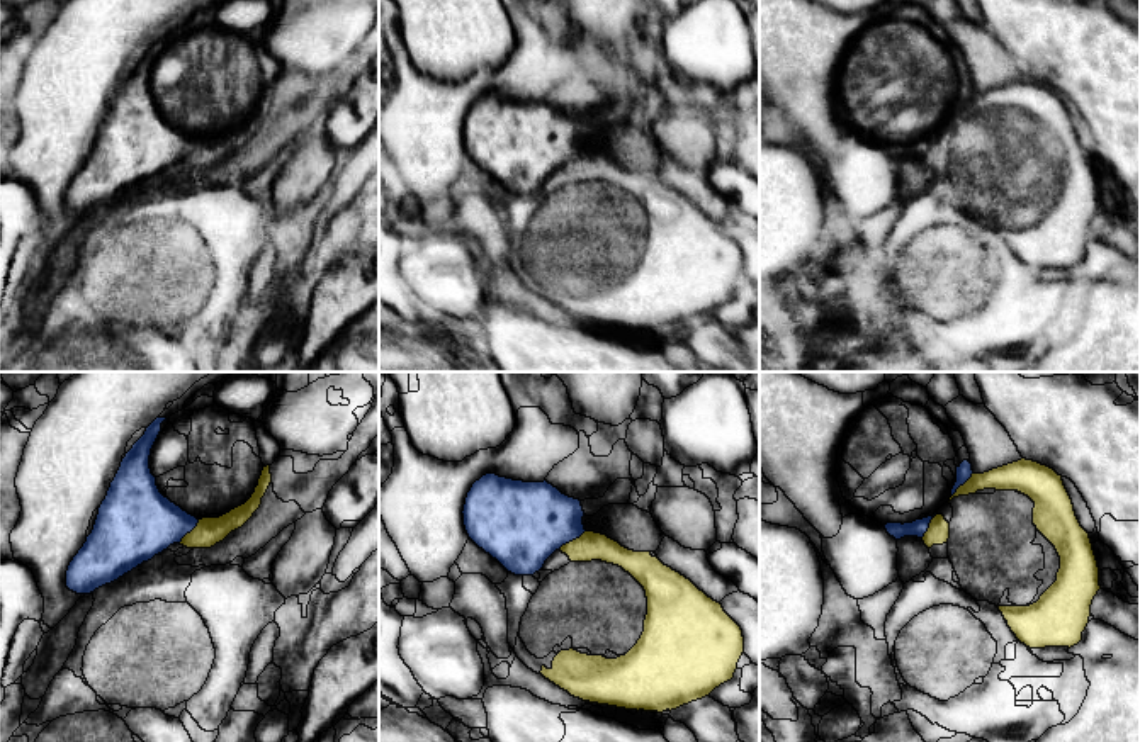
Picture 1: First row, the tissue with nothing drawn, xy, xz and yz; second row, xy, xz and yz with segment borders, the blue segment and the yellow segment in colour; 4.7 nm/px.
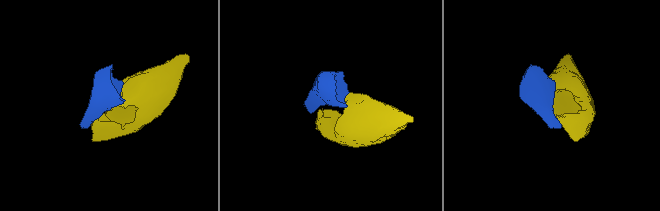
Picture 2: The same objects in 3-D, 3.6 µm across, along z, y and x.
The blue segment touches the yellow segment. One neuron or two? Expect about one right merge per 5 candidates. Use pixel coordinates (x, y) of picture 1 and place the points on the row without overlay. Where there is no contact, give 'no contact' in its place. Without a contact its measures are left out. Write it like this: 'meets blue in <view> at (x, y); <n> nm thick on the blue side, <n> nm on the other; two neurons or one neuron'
meets blue in xz at (571, 160); 400 nm thick on the blue side, 140 nm on the other; two neurons

